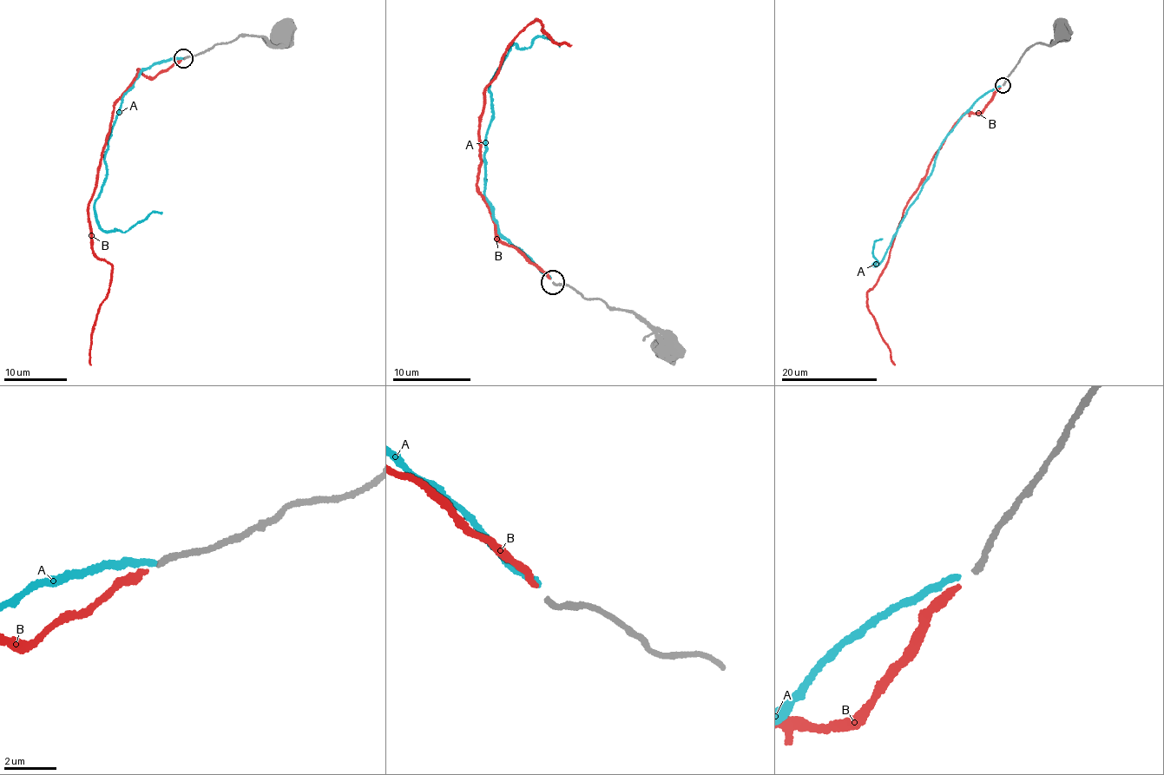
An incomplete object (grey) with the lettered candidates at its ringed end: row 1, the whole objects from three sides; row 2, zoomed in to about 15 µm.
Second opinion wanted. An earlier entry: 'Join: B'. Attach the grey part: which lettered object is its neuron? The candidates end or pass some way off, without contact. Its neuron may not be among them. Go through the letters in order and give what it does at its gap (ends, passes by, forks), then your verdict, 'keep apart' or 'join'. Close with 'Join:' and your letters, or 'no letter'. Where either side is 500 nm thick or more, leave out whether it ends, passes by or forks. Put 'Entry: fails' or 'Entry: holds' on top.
Entry: holds
A: it ends; keep apart
B: it ends; join
Join: B

